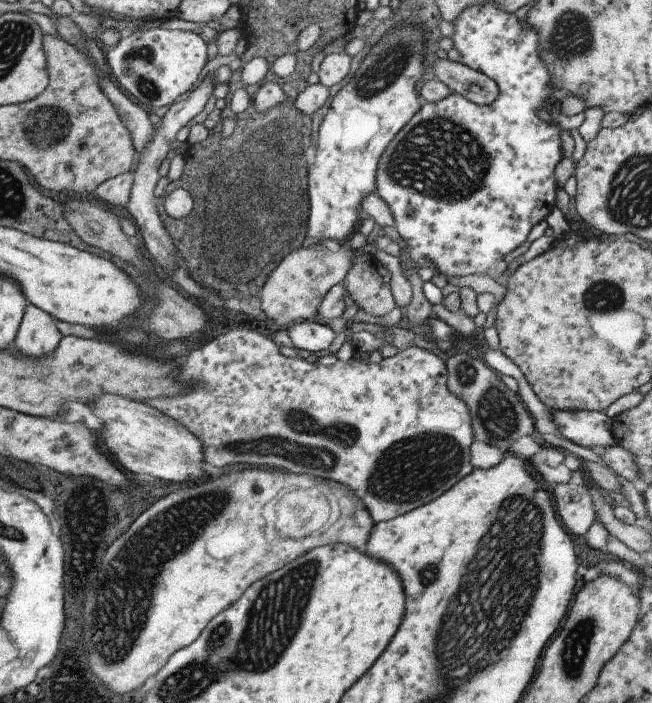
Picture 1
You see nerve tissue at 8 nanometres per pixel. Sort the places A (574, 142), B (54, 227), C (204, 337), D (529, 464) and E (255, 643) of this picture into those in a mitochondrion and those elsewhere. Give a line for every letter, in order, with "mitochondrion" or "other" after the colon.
A: other
B: other
C: other
D: other
E: mitochondrion

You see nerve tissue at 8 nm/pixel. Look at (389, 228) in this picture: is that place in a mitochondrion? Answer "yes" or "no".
no

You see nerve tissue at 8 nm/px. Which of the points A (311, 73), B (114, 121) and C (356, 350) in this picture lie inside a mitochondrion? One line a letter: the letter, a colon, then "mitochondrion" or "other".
A: other
B: other
C: other

